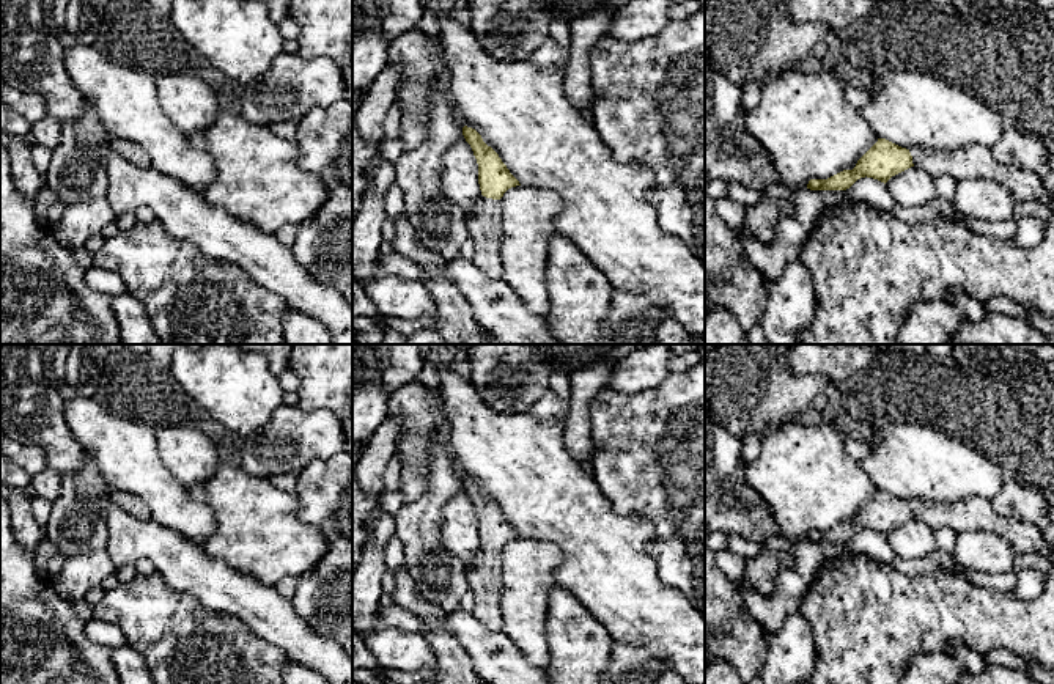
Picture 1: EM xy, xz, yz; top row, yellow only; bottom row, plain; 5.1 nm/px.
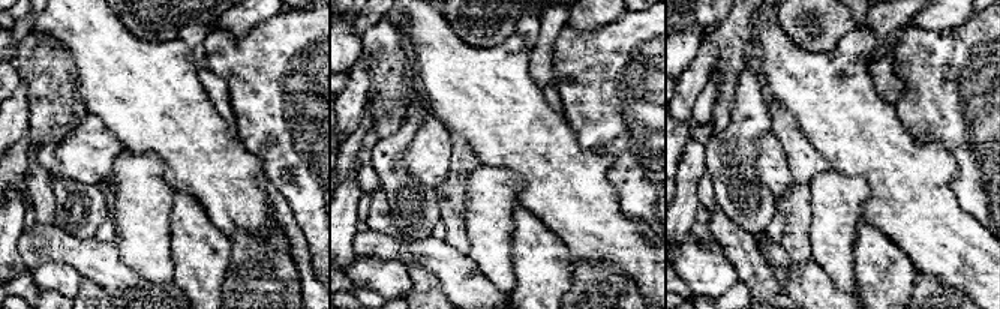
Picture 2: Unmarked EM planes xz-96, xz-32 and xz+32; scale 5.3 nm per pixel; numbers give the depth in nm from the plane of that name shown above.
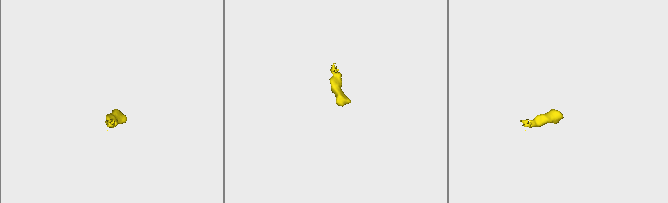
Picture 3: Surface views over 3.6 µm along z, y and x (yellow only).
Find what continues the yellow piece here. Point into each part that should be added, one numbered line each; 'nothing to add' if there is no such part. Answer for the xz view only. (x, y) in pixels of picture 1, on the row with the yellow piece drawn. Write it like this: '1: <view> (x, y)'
1: xz (483, 222)

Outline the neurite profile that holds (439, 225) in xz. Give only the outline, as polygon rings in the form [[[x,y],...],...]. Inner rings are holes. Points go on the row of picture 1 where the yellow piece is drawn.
[[[442,83],[429,101],[429,121],[420,146],[404,151],[393,164],[395,184],[404,198],[407,215],[418,241],[445,261],[459,256],[469,237],[467,212],[442,192],[442,159],[463,137],[463,124]]]

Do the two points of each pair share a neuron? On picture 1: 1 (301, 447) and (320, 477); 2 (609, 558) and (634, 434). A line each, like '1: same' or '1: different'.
1: different
2: different

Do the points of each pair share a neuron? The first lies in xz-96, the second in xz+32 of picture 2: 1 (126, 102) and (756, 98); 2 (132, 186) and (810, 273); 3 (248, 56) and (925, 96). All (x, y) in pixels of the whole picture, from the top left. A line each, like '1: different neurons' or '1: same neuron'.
1: different neurons
2: different neurons
3: same neuron

